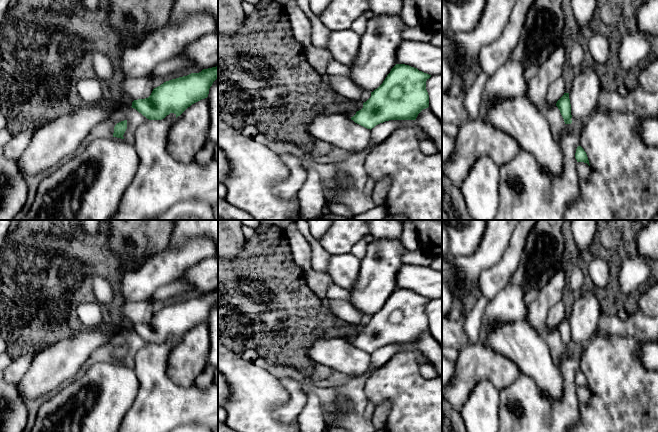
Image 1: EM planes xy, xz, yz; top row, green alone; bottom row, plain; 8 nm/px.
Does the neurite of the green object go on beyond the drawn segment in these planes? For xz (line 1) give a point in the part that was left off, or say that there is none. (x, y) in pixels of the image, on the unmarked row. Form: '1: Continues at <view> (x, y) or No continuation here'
1: No continuation here

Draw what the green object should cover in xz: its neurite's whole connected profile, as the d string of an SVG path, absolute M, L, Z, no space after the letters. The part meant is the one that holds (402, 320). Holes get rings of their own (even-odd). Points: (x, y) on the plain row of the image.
M396 288L383 307L371 316L371 321L363 327L363 332L351 341L355 347L372 353L389 344L416 344L418 338L429 331L426 305L431 299L405 288Z

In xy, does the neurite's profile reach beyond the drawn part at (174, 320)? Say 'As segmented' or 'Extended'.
As segmented

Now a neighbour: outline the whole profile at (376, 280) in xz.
M376 239L367 244L350 302L364 315L373 316L397 288L396 275L407 252L400 239Z

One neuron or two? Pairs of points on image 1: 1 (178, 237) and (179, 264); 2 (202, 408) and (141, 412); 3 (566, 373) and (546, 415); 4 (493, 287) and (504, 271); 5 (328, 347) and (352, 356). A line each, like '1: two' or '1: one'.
1: two
2: one
3: one
4: one
5: one

